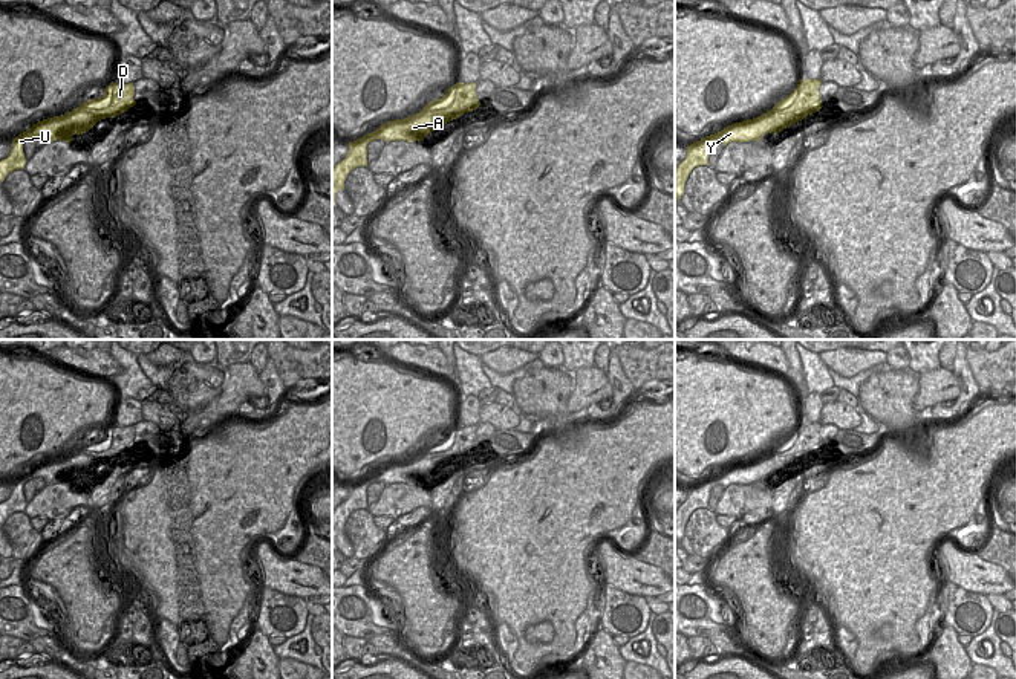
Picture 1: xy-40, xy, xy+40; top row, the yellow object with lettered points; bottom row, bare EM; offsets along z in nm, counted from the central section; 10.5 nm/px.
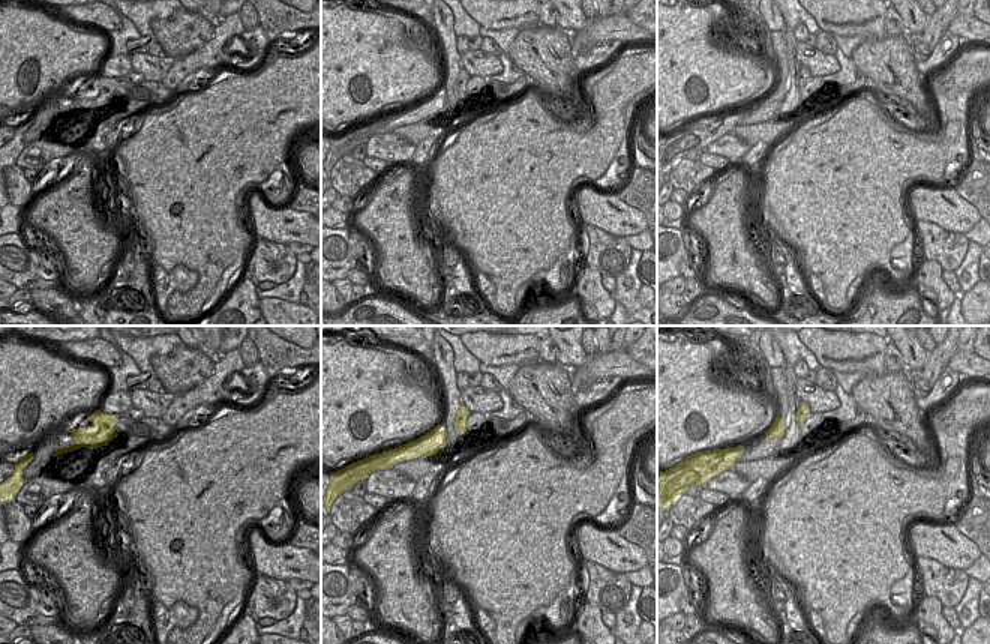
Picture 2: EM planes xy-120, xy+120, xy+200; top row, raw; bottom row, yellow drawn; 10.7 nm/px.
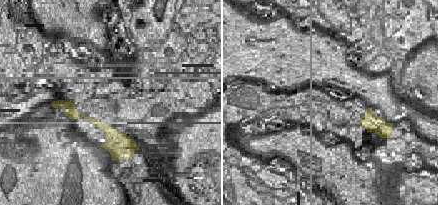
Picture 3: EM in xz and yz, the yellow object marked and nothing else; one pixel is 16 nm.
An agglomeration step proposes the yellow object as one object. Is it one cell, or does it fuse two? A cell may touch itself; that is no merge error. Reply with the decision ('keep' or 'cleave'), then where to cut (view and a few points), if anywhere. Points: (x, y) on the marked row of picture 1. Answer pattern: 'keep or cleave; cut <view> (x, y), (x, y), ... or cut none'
cleave; cut xy (423, 109), (432, 113), (462, 113)

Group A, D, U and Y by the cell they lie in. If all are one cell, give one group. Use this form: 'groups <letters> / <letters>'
groups A U Y / D

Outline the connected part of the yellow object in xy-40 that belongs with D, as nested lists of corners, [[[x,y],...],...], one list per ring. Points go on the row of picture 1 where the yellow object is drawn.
[[[112,81],[104,89],[101,98],[89,99],[83,102],[78,109],[89,115],[99,115],[103,119],[115,118],[136,104],[133,96],[135,96],[133,83],[116,84]]]

